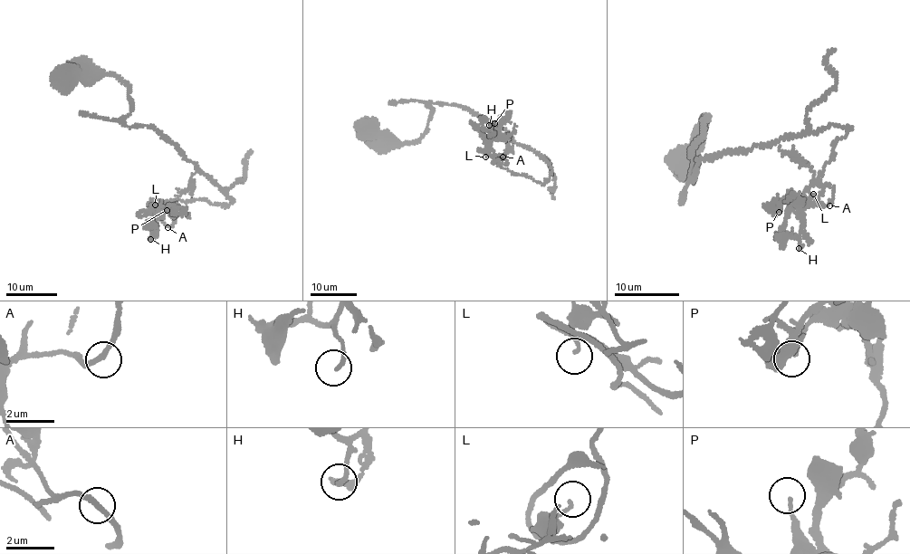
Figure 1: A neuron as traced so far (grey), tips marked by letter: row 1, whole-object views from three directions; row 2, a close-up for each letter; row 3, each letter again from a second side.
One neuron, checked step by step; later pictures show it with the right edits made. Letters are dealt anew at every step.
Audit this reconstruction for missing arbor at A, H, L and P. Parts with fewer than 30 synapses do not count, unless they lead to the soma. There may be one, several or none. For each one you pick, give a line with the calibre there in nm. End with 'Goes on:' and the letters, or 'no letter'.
H: 160 nm thick
Goes on: H

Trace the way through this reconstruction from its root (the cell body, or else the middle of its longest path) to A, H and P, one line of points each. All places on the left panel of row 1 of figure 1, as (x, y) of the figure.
A: (66, 76), (126, 84), (123, 121), (158, 129), (234, 200), (166, 202), (167, 227)
H: (66, 76), (111, 75), (126, 84), (131, 113), (123, 121), (158, 129), (234, 200), (166, 202), (150, 239)
P: (66, 76), (126, 84), (123, 121), (158, 129), (234, 200), (168, 201), (158, 216), (167, 210)

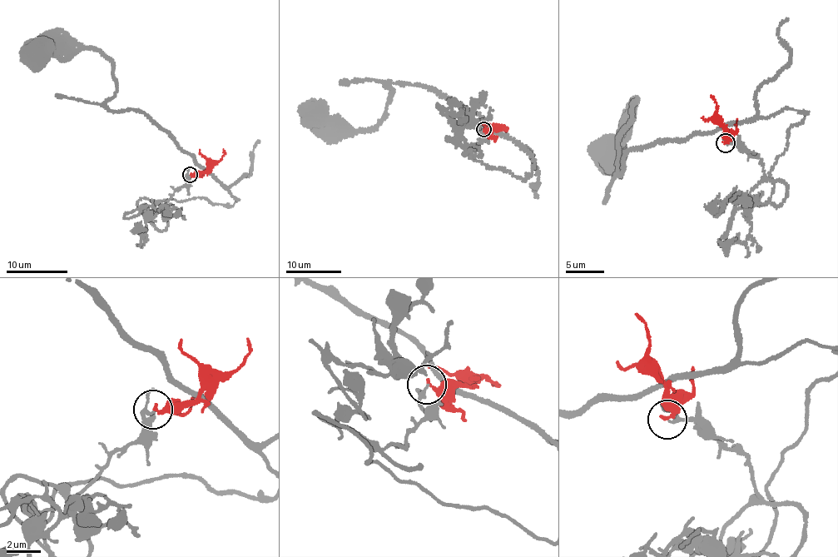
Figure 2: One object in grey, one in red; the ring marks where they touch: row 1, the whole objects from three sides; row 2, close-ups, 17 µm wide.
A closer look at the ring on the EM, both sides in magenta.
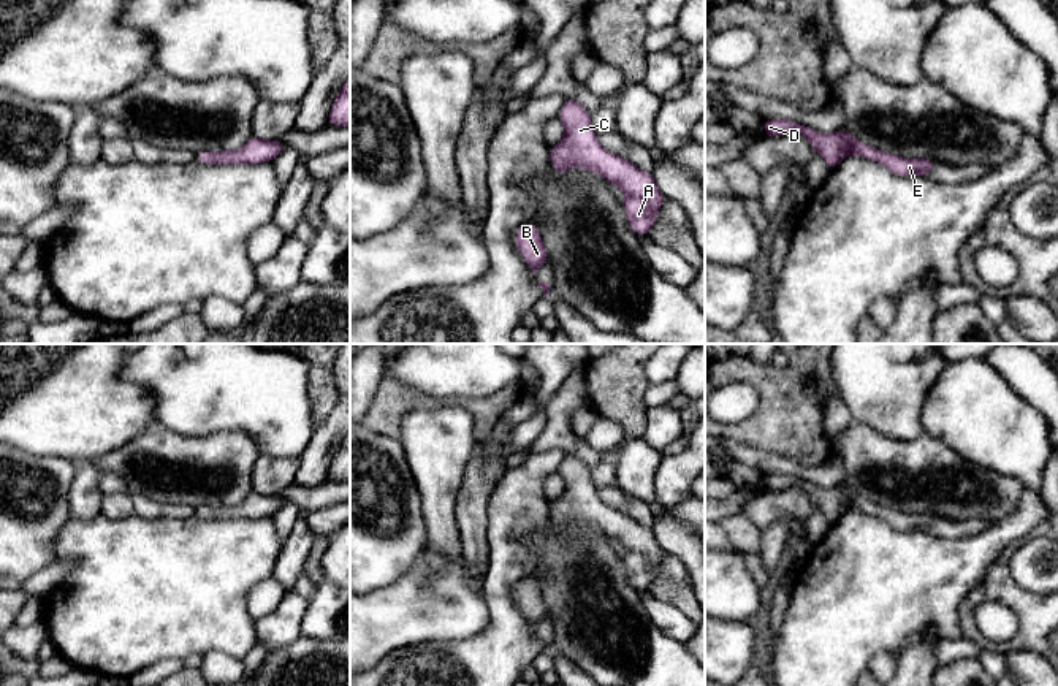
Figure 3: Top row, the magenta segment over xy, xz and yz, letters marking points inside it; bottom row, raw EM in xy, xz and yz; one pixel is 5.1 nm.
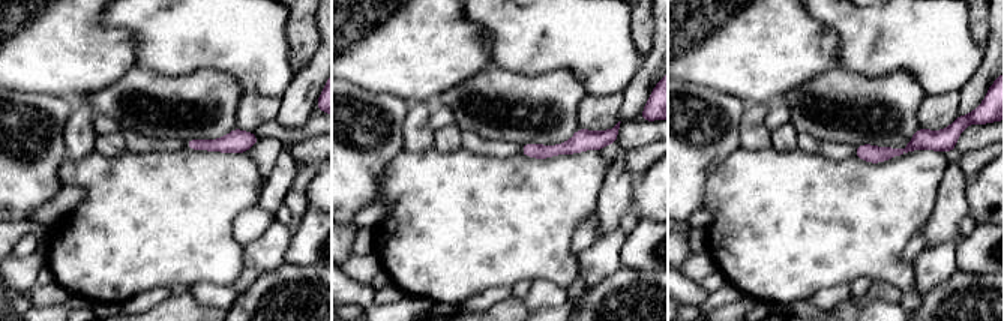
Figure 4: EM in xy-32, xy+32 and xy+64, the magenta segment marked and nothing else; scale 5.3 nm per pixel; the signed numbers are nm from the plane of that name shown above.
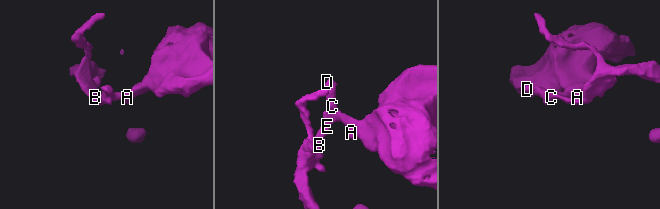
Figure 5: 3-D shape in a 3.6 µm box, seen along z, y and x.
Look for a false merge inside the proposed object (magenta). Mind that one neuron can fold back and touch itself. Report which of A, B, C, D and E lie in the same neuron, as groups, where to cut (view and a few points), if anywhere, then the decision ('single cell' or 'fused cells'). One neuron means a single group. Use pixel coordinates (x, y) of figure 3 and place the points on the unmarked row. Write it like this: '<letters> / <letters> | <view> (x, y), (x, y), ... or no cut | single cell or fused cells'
A B C D E | no cut | single cell

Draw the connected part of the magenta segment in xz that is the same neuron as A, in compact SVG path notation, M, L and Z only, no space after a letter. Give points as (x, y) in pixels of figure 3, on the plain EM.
M565 453L558 472L564 478L564 493L550 504L550 520L558 531L570 521L600 529L619 542L624 550L627 577L634 588L648 591L660 559L667 551L657 543L653 528L638 524L632 516L605 505L591 477L591 469L573 453Z

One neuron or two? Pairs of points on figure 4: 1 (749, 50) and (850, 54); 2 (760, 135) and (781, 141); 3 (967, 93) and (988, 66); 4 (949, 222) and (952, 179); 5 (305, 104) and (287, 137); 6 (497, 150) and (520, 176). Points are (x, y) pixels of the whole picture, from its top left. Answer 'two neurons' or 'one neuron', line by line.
1: two neurons
2: two neurons
3: one neuron
4: one neuron
5: two neurons
6: two neurons

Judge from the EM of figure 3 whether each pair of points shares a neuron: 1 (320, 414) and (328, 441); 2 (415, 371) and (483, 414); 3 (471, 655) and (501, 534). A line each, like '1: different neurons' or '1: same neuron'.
1: different neurons
2: different neurons
3: same neuron

